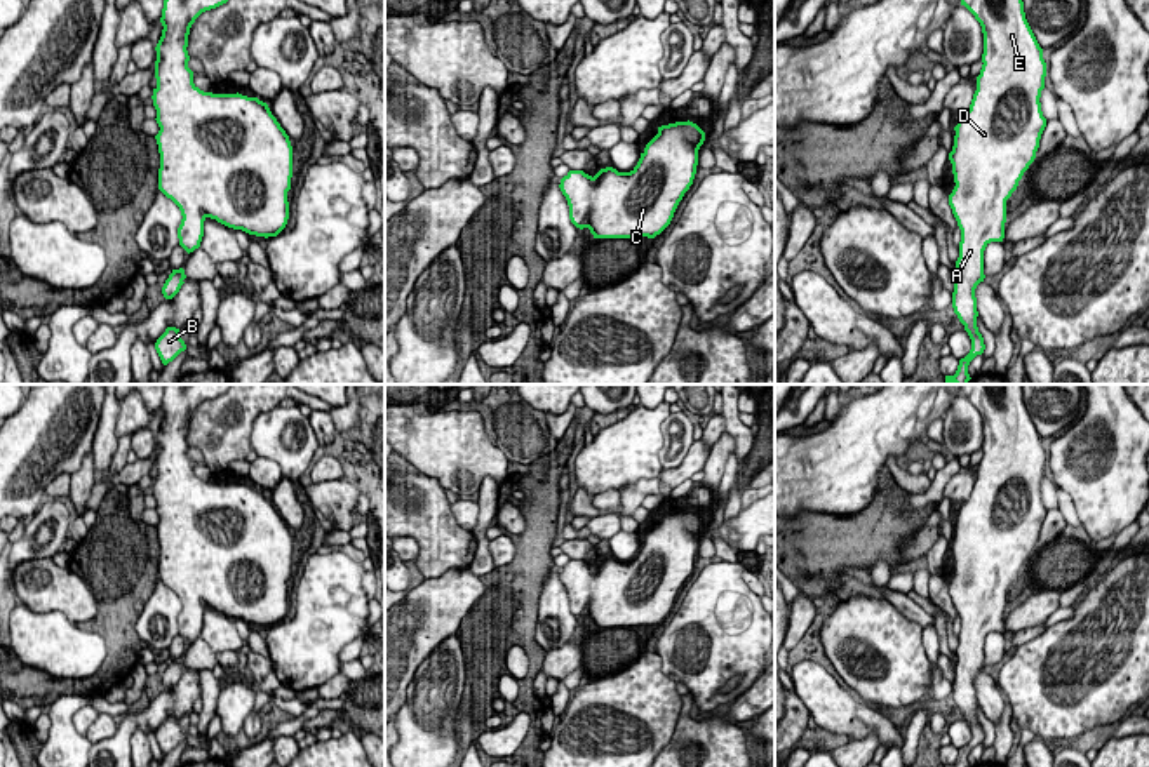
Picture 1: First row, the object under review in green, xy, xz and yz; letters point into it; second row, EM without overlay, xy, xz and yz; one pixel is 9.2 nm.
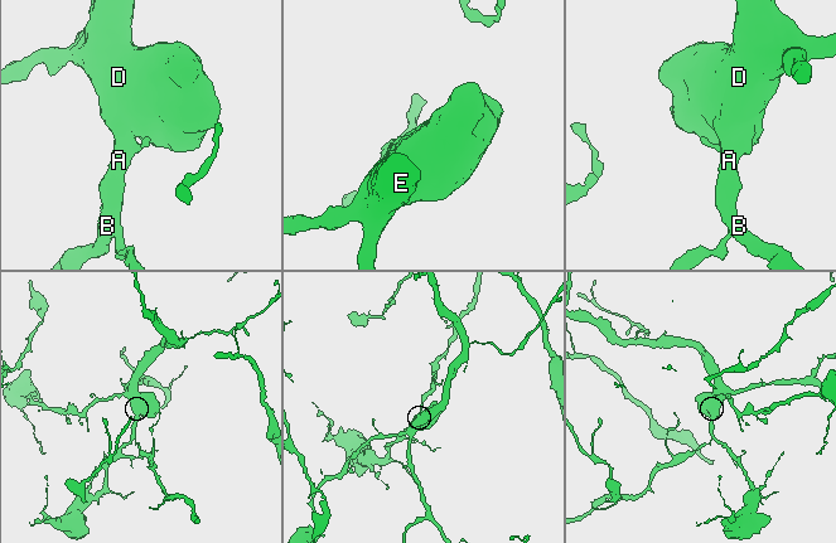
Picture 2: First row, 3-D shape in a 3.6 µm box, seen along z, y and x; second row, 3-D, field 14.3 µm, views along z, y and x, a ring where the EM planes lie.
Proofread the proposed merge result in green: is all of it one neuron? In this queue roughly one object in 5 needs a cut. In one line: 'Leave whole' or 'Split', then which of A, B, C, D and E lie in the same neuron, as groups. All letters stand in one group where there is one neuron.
Leave whole. Groups: A B C D E

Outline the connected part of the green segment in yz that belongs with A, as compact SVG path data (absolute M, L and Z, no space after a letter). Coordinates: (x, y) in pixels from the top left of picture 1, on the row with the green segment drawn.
M961 0L982 26L984 54L982 70L977 77L977 90L970 110L961 115L954 127L954 146L949 153L954 174L954 190L949 205L961 230L959 257L952 308L971 339L970 353L959 360L954 376L945 383L968 384L970 362L985 350L977 327L975 289L984 282L984 250L991 242L1003 242L1006 223L1006 200L1017 190L1024 172L1036 158L1046 118L1041 111L1041 90L1045 89L1046 63L1024 12L1022 0Z

